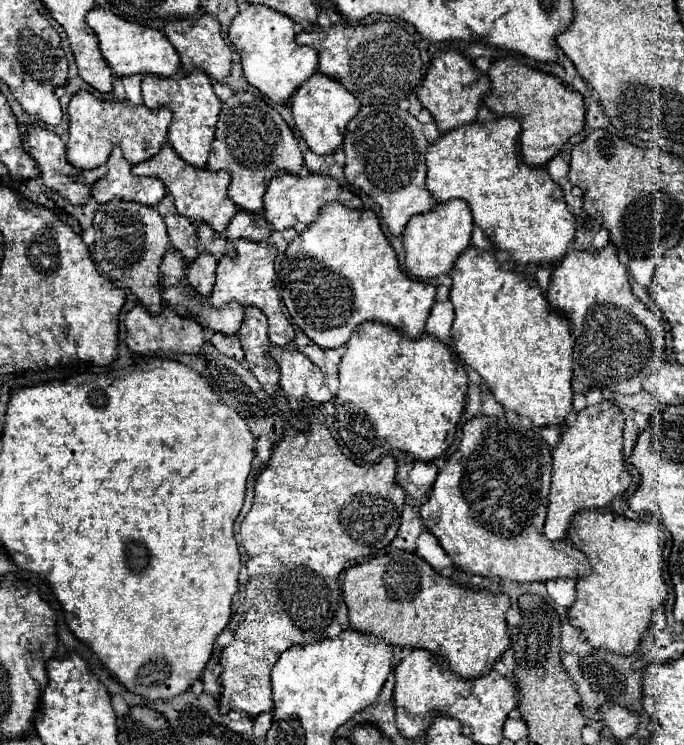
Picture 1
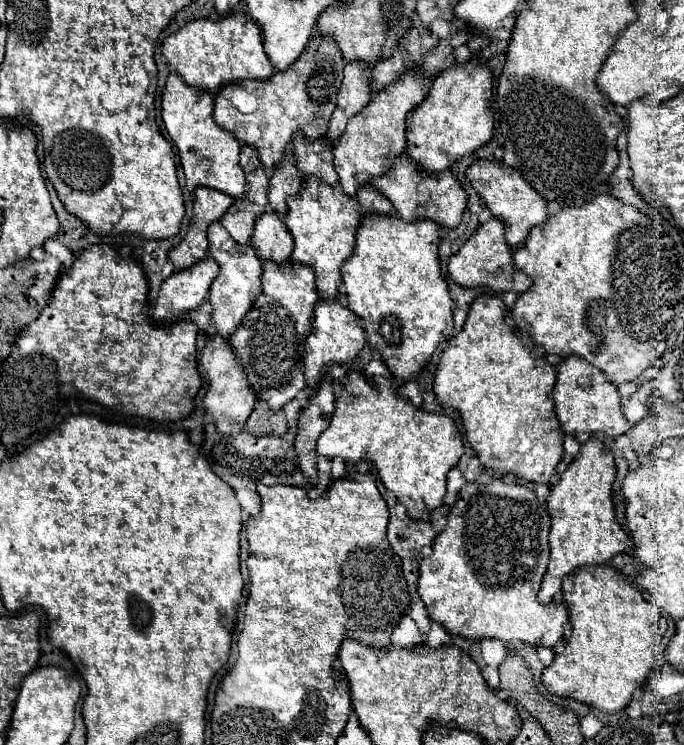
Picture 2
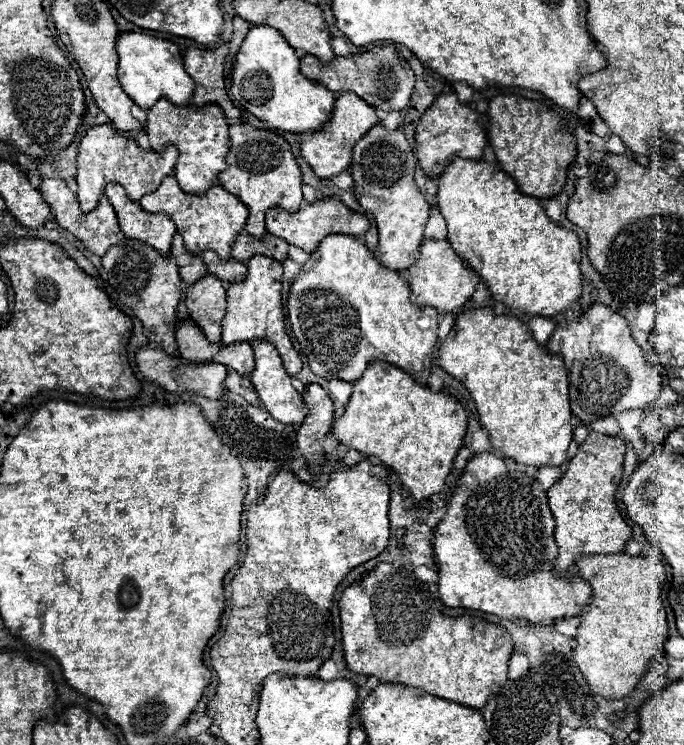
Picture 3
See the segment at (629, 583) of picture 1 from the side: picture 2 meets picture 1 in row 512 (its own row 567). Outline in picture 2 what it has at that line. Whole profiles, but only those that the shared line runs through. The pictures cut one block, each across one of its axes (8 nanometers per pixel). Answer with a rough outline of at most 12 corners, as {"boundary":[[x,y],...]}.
{"boundary":[[610,564],[562,584],[548,692],[602,712],[656,670],[662,614]]}

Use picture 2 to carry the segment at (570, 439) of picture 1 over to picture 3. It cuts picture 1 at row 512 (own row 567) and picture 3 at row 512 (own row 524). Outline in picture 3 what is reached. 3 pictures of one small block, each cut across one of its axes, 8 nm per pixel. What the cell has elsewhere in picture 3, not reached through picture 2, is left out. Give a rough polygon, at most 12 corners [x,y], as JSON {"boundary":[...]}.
{"boundary":[[600,432],[548,490],[558,558],[618,554],[626,442]]}

